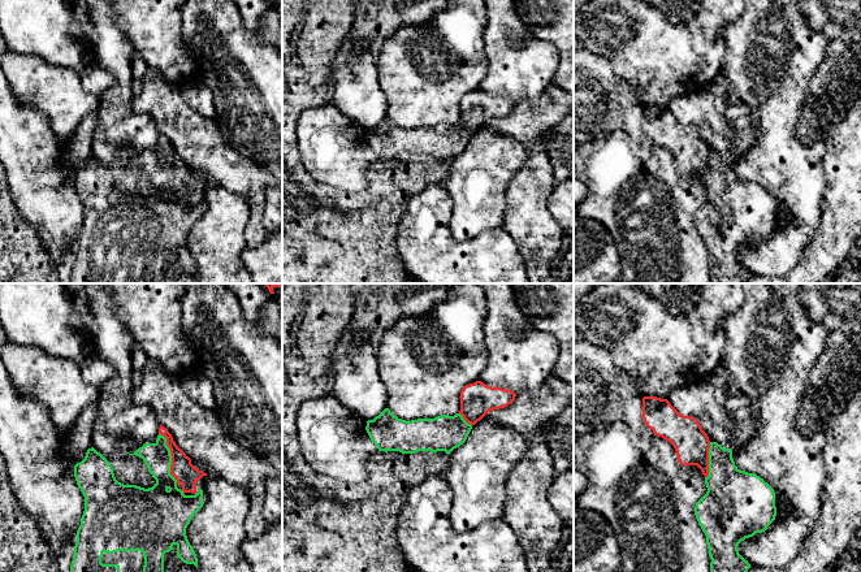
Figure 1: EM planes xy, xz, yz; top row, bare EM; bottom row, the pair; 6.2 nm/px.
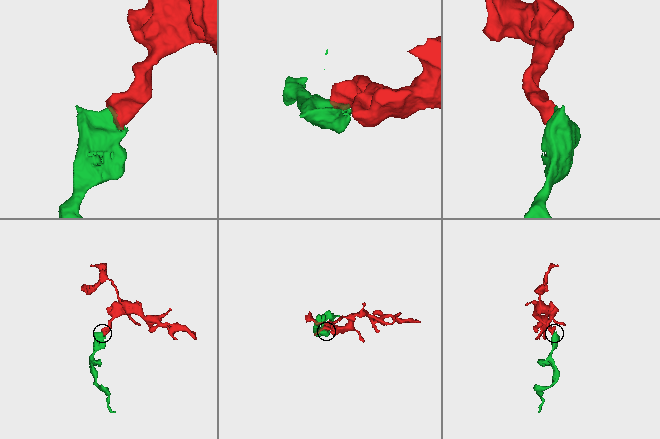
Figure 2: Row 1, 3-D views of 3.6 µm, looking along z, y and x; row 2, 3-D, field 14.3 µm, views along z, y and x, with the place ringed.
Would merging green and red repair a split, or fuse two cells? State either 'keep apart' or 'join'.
join

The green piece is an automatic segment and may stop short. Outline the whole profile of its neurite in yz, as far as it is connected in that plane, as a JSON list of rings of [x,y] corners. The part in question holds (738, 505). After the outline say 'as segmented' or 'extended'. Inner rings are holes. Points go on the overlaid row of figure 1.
[[[642,398],[644,422],[658,437],[672,443],[682,465],[697,465],[705,476],[706,494],[696,503],[695,515],[706,536],[710,572],[748,572],[750,564],[737,550],[745,538],[762,533],[775,520],[774,489],[754,473],[740,471],[732,459],[732,450],[710,442],[698,421],[680,415],[667,399]]] | extended

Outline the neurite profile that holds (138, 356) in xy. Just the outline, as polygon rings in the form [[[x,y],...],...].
[[[135,342],[133,350],[131,350],[131,361],[133,361],[133,368],[138,372],[142,372],[143,367],[147,363],[147,355],[142,350],[142,347]]]

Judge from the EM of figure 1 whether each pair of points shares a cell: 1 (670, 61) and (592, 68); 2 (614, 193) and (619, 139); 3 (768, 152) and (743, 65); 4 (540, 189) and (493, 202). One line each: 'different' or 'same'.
1: different
2: same
3: same
4: different

